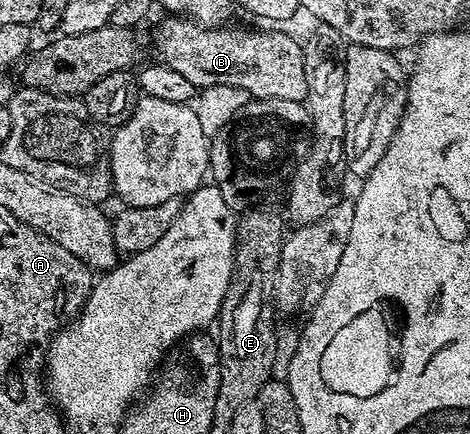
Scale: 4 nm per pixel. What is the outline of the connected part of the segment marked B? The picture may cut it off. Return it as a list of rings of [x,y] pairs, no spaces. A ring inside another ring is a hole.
[[[167,17],[167,20],[160,25],[155,31],[155,51],[158,62],[169,65],[169,69],[177,69],[177,73],[182,73],[188,81],[193,81],[196,89],[204,87],[212,87],[213,85],[233,85],[245,89],[248,96],[252,100],[263,99],[259,101],[295,101],[297,103],[304,102],[307,98],[307,86],[305,85],[305,65],[303,64],[303,48],[300,40],[294,39],[291,35],[286,35],[285,32],[279,31],[283,29],[271,29],[275,31],[246,31],[243,27],[231,27],[232,25],[224,25],[222,27],[204,27],[201,23],[196,23],[195,20],[186,17]]]

